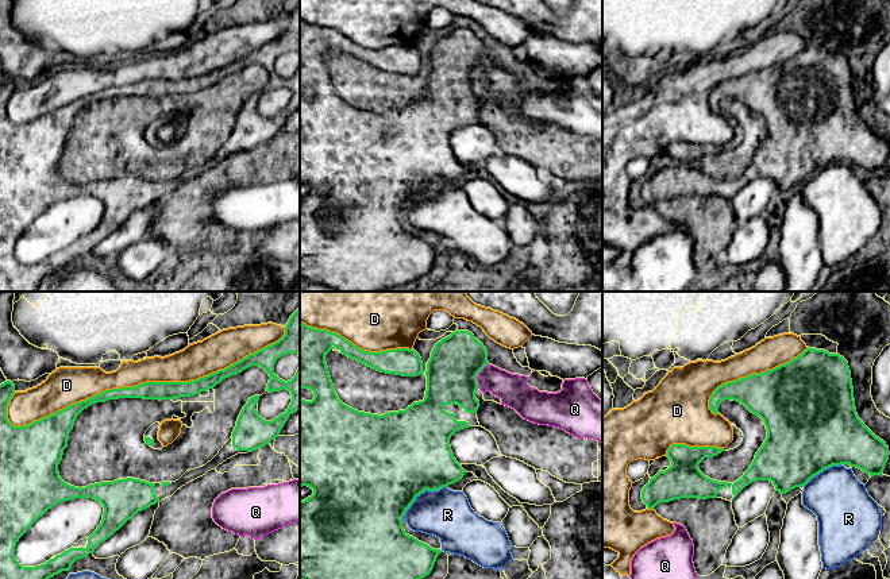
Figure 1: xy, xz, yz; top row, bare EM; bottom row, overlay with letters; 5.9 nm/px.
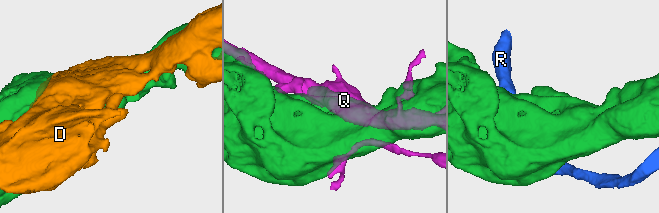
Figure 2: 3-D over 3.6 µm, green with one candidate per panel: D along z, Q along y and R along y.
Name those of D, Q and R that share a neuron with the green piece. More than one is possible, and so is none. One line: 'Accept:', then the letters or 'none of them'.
Accept: none of them

